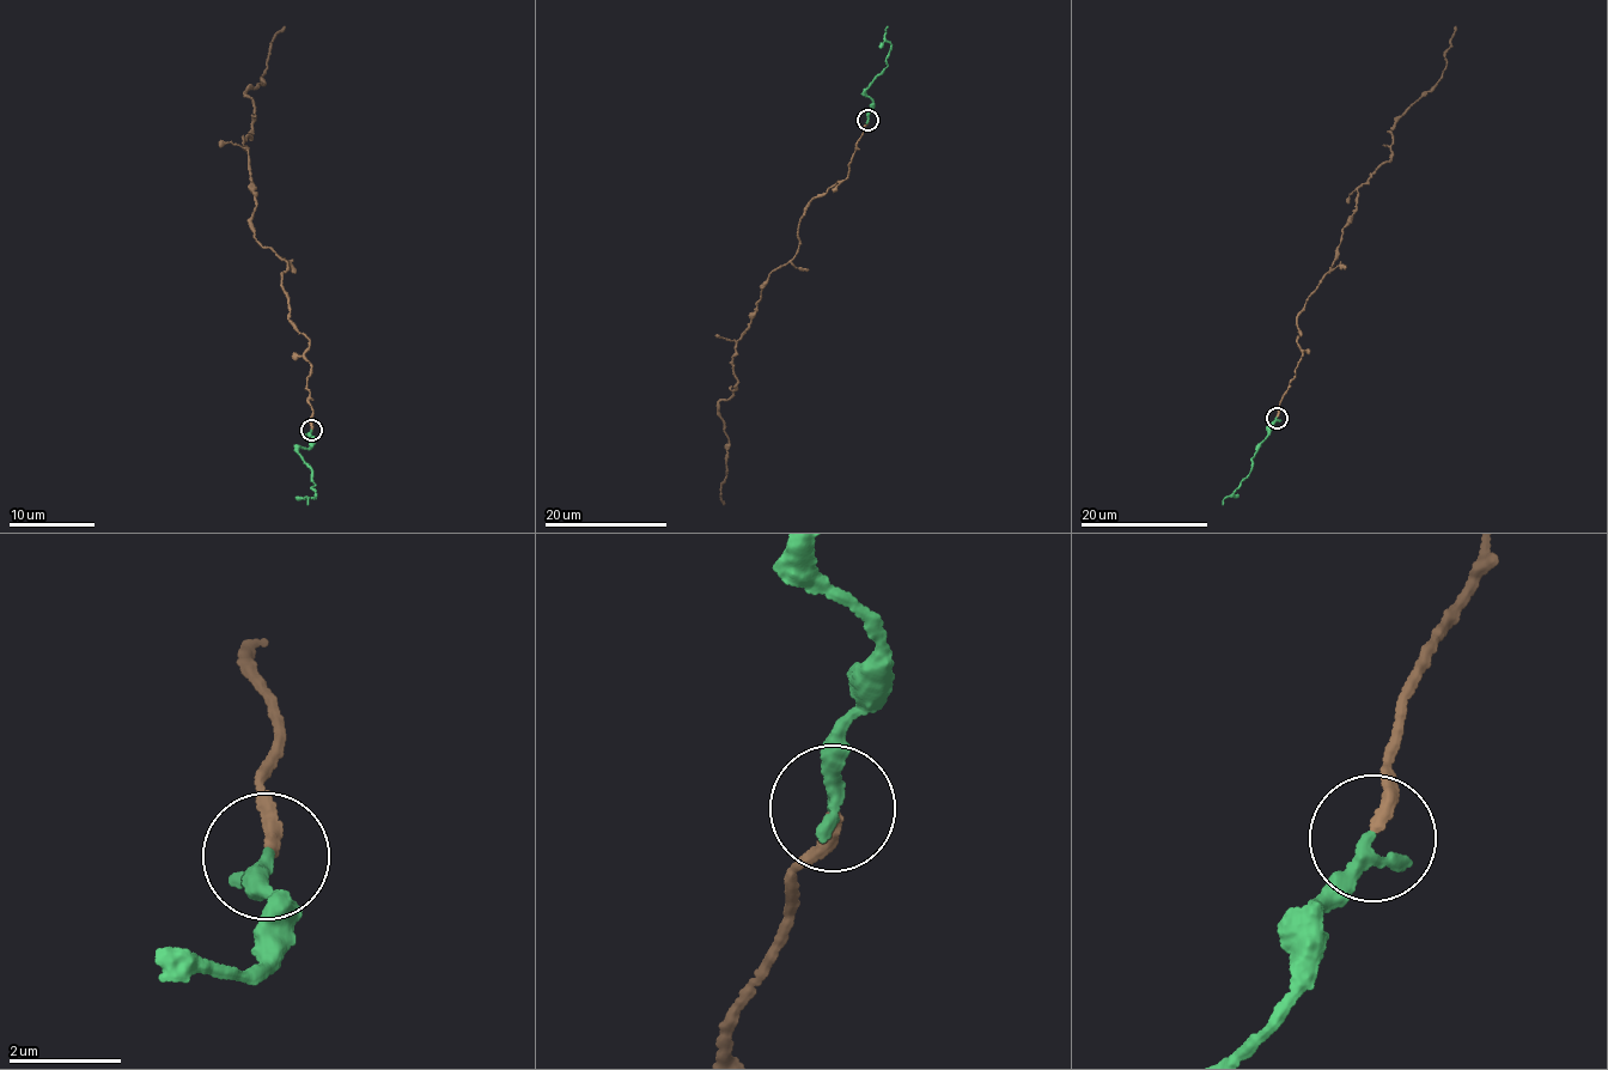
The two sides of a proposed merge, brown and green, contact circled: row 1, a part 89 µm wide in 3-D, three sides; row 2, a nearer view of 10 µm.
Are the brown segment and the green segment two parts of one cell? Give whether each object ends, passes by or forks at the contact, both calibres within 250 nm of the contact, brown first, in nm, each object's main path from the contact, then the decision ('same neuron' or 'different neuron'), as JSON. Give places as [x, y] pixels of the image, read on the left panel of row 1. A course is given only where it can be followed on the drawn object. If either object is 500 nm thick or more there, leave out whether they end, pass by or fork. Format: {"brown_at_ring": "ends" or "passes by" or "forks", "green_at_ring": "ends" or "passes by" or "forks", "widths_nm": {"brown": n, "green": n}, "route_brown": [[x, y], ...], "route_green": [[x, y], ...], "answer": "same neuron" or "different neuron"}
{"brown_at_ring": "ends", "green_at_ring": "passes by", "widths_nm": {"brown": 240, "green": 190}, "route_brown": [[310, 430], [309, 336], [288, 318], [284, 257], [255, 239], [243, 137], [245, 93], [265, 83], [285, 25]], "route_green": [[310, 431], [311, 445], [298, 450], [299, 457], [311, 470], [315, 487], [316, 498], [306, 498], [308, 504]], "answer": "same neuron"}

